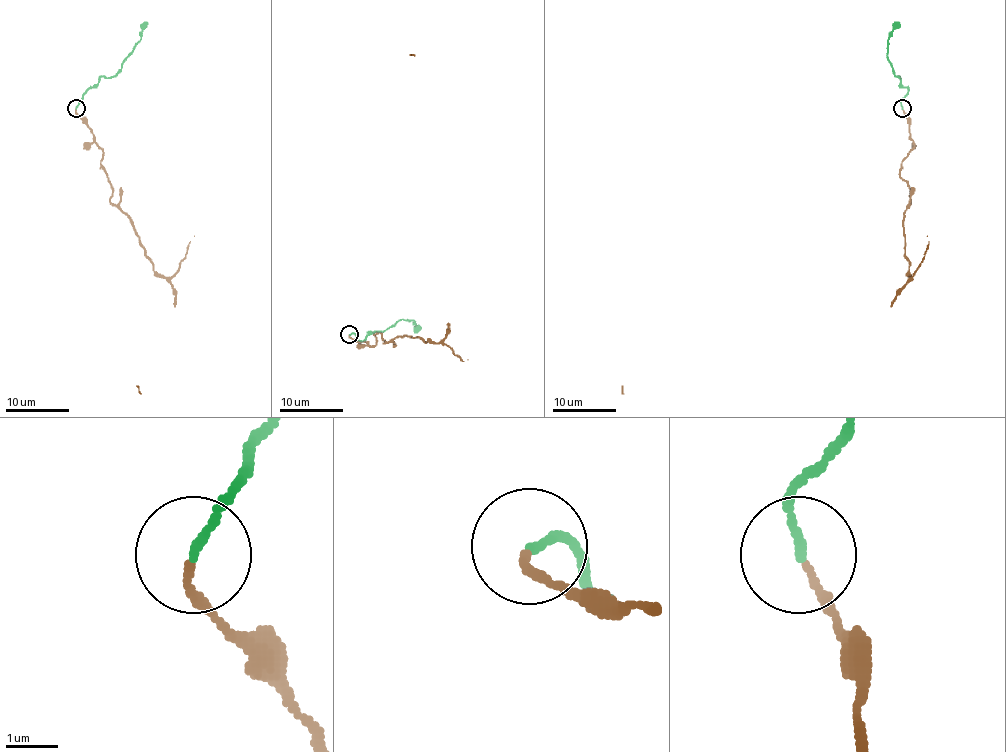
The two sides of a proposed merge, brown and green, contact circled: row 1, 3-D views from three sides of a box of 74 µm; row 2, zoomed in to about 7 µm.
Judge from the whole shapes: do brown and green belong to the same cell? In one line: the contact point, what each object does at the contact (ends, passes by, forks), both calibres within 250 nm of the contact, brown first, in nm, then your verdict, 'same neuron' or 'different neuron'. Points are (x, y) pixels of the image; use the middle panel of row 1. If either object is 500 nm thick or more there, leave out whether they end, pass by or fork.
at (349, 334); brown ends there; green ends there; 120 nm thick on the brown side, 160 nm on the other; same neuron

